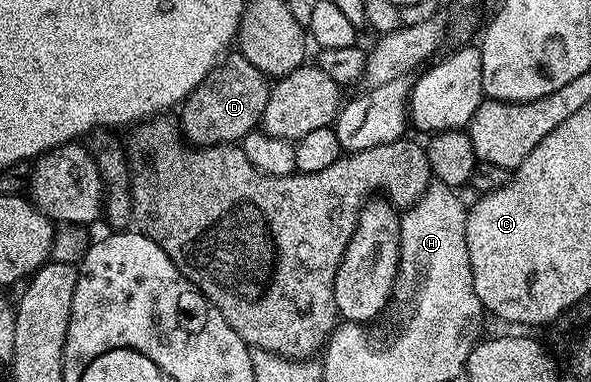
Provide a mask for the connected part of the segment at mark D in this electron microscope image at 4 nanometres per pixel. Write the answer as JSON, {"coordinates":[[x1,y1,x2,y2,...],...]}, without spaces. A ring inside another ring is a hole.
{"coordinates":[[242,56,228,57,208,74,204,82,197,84,197,88,181,104,183,115,177,118,177,122,181,127,182,137,195,148,238,143,262,123,265,104,270,95,271,86,268,79,259,70,253,68,253,64,249,64]]}

